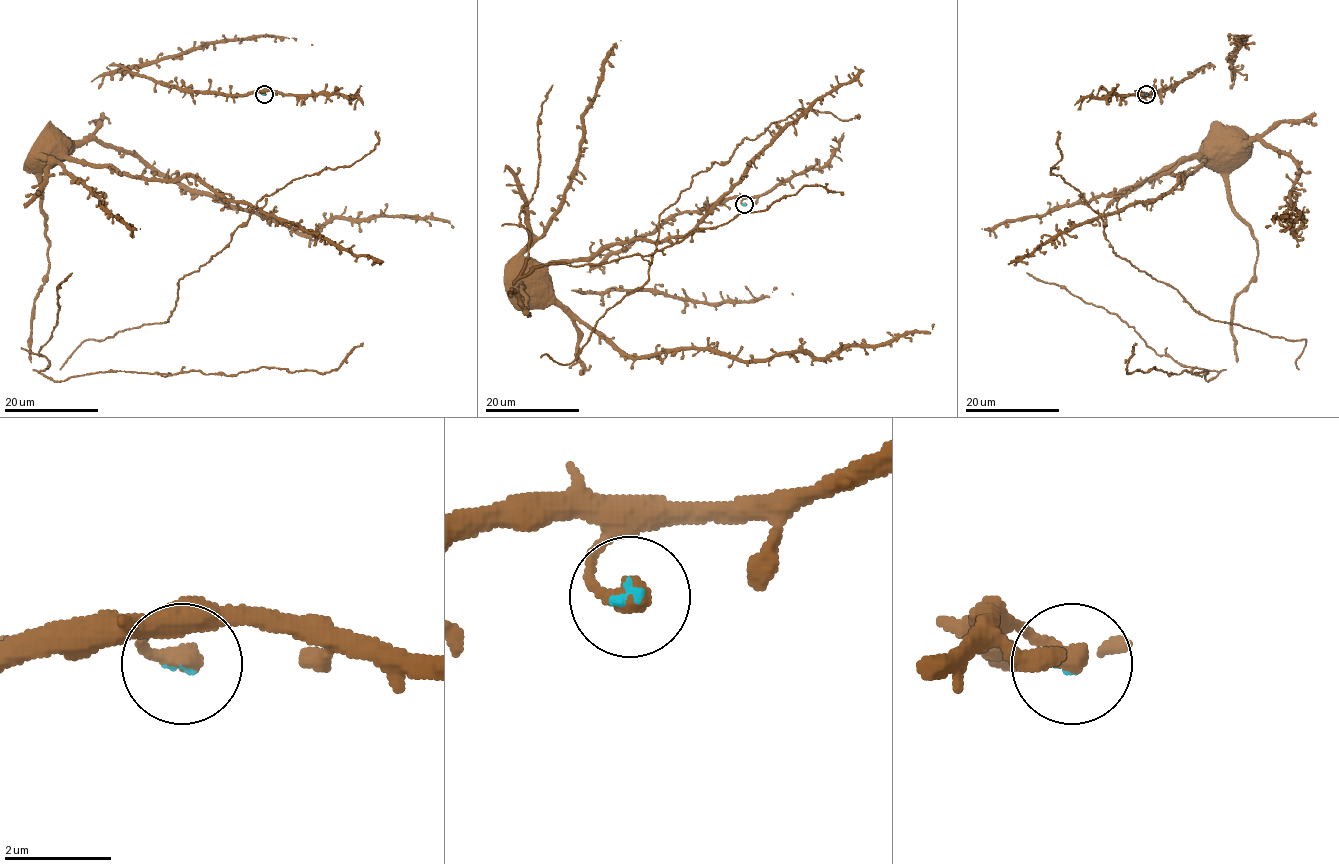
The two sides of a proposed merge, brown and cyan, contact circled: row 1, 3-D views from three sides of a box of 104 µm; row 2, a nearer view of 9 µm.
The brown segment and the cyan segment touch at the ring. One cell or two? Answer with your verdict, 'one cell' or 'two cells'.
one cell

